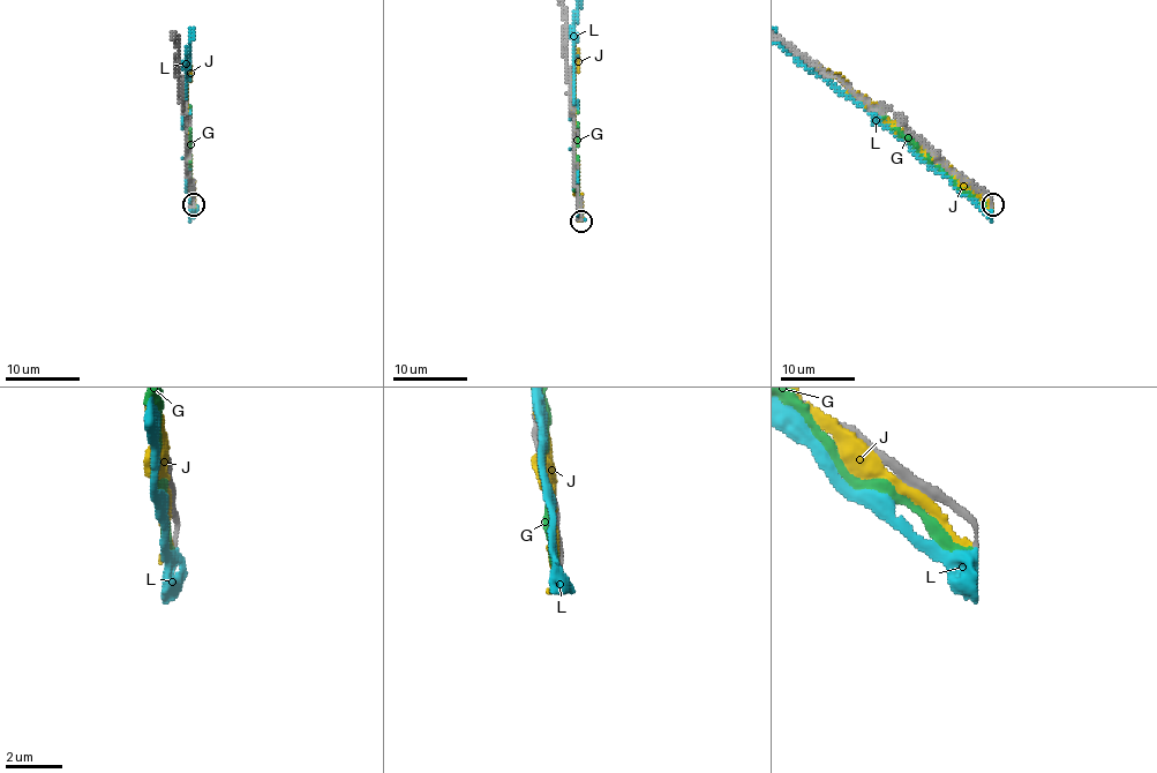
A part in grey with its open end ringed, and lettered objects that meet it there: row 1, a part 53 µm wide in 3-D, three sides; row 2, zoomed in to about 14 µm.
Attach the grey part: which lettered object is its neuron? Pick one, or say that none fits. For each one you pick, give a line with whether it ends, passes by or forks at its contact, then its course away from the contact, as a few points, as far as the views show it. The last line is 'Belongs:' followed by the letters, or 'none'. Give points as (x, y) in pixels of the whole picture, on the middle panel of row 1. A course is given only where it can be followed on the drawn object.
Belongs: none

